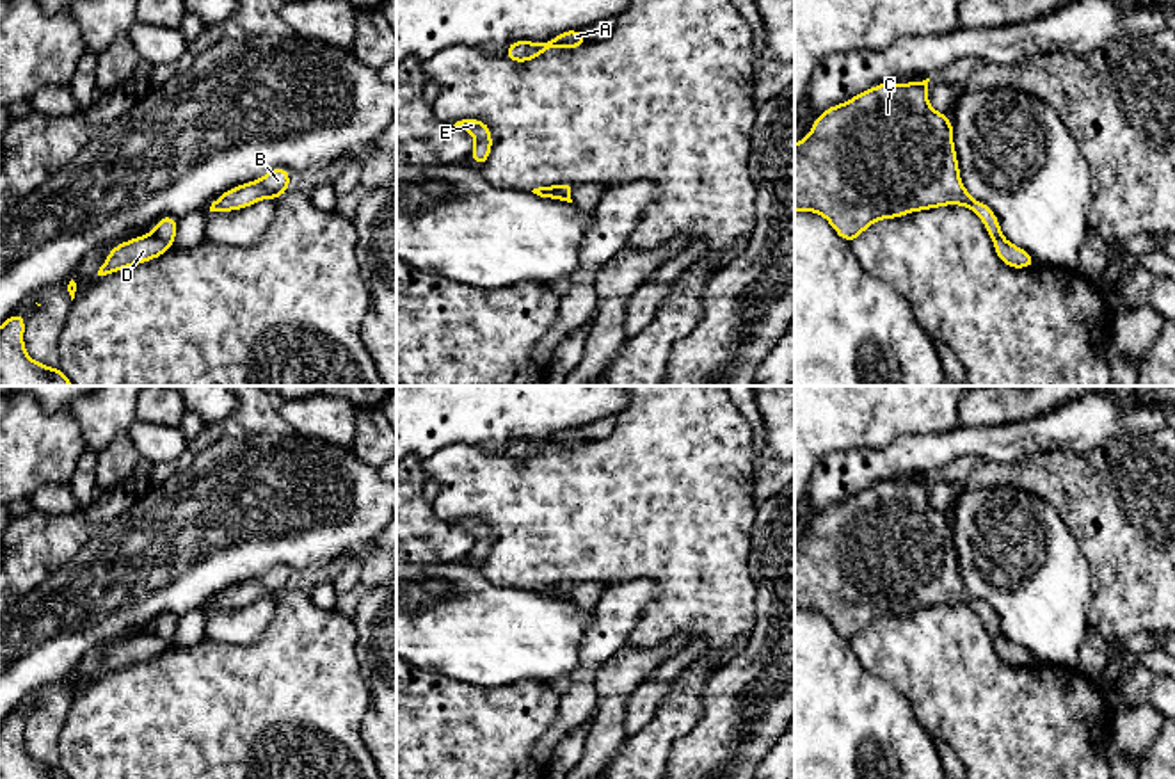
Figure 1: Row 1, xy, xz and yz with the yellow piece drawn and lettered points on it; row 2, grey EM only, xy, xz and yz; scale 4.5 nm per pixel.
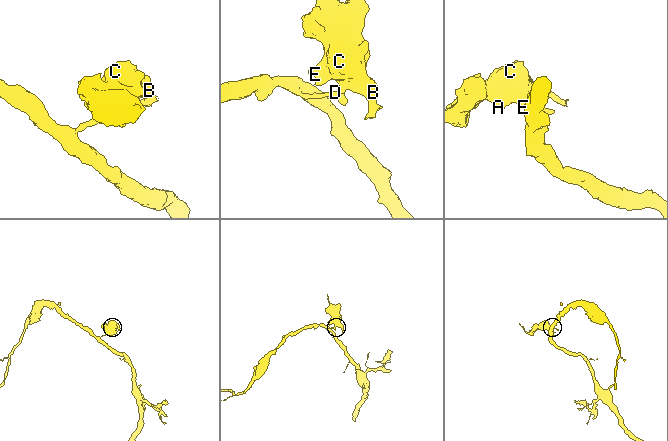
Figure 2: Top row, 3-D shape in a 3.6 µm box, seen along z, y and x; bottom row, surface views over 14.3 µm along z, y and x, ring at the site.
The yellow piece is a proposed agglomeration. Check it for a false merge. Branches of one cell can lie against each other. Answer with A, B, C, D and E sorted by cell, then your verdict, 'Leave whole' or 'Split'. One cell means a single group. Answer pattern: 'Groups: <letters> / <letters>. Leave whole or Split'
Groups: A B C E / D. Split

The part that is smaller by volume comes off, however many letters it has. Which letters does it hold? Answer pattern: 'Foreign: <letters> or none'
Foreign: A, B, C, E

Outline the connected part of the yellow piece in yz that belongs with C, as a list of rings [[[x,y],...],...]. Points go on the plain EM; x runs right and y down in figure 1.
[[[930,477],[908,482],[885,480],[841,503],[828,505],[818,514],[809,534],[795,542],[795,610],[823,614],[835,631],[851,642],[875,619],[960,603],[971,606],[983,619],[992,638],[1001,637],[1001,622],[994,608],[971,596],[960,578],[953,519],[928,502],[928,480]]]

